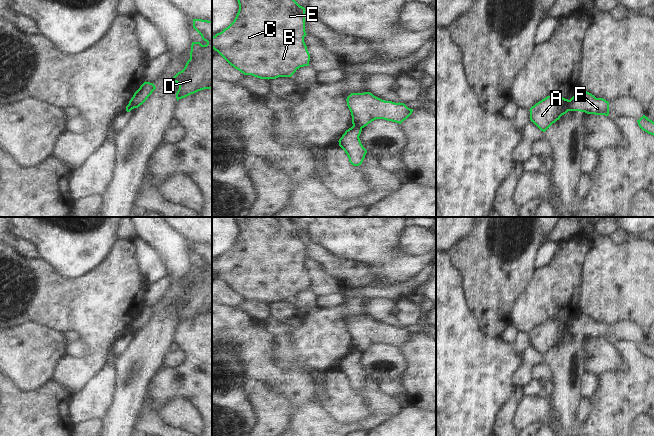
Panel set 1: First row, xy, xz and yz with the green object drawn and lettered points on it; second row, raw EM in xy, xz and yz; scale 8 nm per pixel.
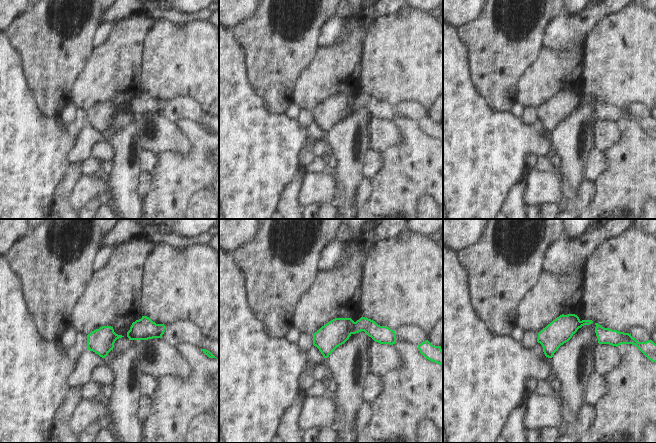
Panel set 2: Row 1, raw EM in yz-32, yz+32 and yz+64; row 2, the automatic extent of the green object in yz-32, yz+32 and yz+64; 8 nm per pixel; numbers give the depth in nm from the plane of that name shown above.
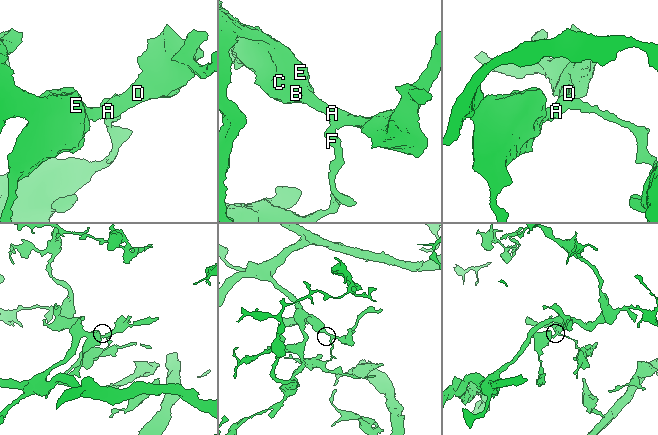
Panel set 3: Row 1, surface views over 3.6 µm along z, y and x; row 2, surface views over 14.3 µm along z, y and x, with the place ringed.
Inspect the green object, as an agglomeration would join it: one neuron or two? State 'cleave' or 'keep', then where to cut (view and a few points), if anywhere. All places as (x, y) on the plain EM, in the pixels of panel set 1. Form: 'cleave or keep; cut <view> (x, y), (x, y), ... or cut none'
cleave; cut yz (570, 324), (567, 334)

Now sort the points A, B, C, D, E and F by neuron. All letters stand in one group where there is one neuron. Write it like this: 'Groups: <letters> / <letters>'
Groups: A B C D E / F.

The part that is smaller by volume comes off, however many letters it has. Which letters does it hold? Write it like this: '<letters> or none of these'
F

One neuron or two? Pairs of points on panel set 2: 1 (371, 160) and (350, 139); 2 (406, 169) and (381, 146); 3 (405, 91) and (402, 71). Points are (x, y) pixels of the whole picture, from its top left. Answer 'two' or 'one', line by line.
1: two
2: two
3: one

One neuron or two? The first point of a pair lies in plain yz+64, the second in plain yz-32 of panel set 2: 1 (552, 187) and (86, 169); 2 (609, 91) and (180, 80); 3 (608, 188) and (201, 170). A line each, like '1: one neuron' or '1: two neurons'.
1: two neurons
2: one neuron
3: one neuron

